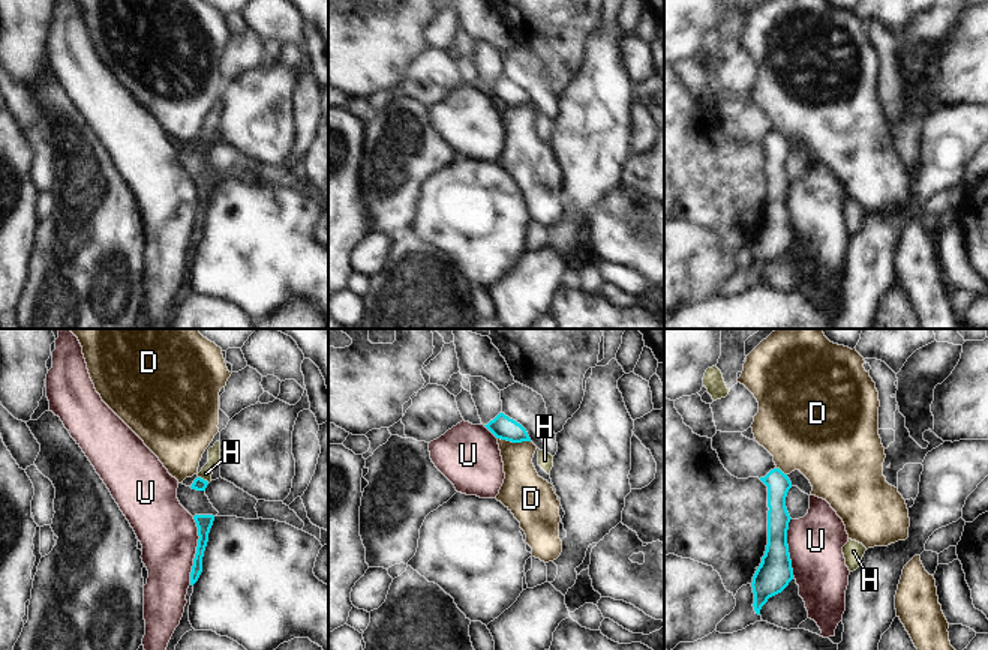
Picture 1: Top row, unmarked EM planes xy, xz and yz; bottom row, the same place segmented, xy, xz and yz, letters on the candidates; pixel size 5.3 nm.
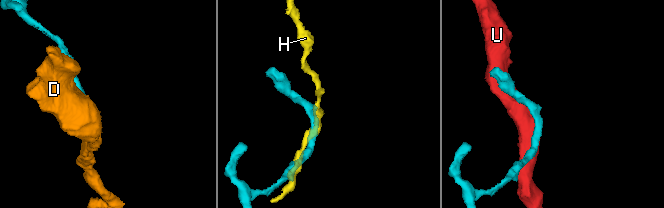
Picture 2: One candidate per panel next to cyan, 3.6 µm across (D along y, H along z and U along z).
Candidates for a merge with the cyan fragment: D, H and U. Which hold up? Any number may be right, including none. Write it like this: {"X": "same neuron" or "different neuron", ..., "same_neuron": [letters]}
{"D": "different neuron", "H": "different neuron", "U": "different neuron", "same_neuron": []}

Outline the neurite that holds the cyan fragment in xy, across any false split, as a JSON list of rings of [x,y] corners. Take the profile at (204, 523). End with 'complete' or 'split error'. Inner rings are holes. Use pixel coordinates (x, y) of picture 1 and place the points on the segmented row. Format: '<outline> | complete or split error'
[[[195,515],[193,519],[198,527],[199,539],[198,539],[196,554],[195,554],[193,566],[190,572],[190,585],[193,585],[198,581],[202,572],[202,557],[204,557],[204,551],[208,542],[208,533],[213,525],[214,516],[213,515]]] | complete

